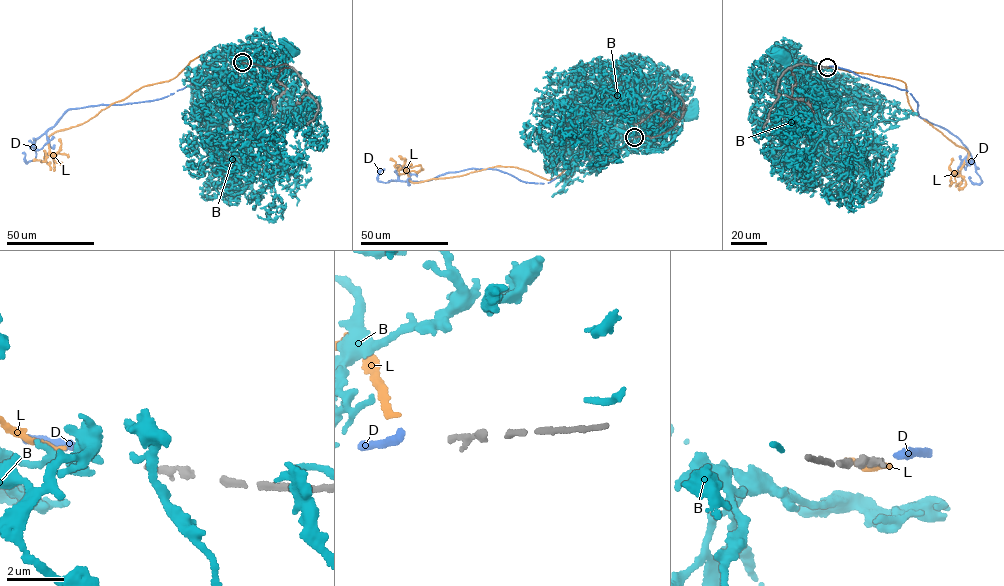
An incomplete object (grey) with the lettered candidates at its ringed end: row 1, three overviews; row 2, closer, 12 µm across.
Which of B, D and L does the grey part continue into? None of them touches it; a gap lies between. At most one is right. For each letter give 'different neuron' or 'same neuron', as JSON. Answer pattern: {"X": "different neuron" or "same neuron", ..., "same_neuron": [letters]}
{"B": "different neuron", "D": "different neuron", "L": "same neuron", "same_neuron": ["L"]}

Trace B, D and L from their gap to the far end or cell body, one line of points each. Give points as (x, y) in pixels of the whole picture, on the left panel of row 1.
B: (237, 65), (239, 61), (248, 72), (290, 97), (280, 77), (288, 50)
D: (237, 61), (217, 58), (193, 83), (154, 100), (66, 110), (35, 142), (34, 159), (26, 162), (22, 153)
L: (237, 61), (202, 54), (172, 79), (140, 88), (85, 122), (52, 133), (48, 140), (52, 155), (59, 138)

